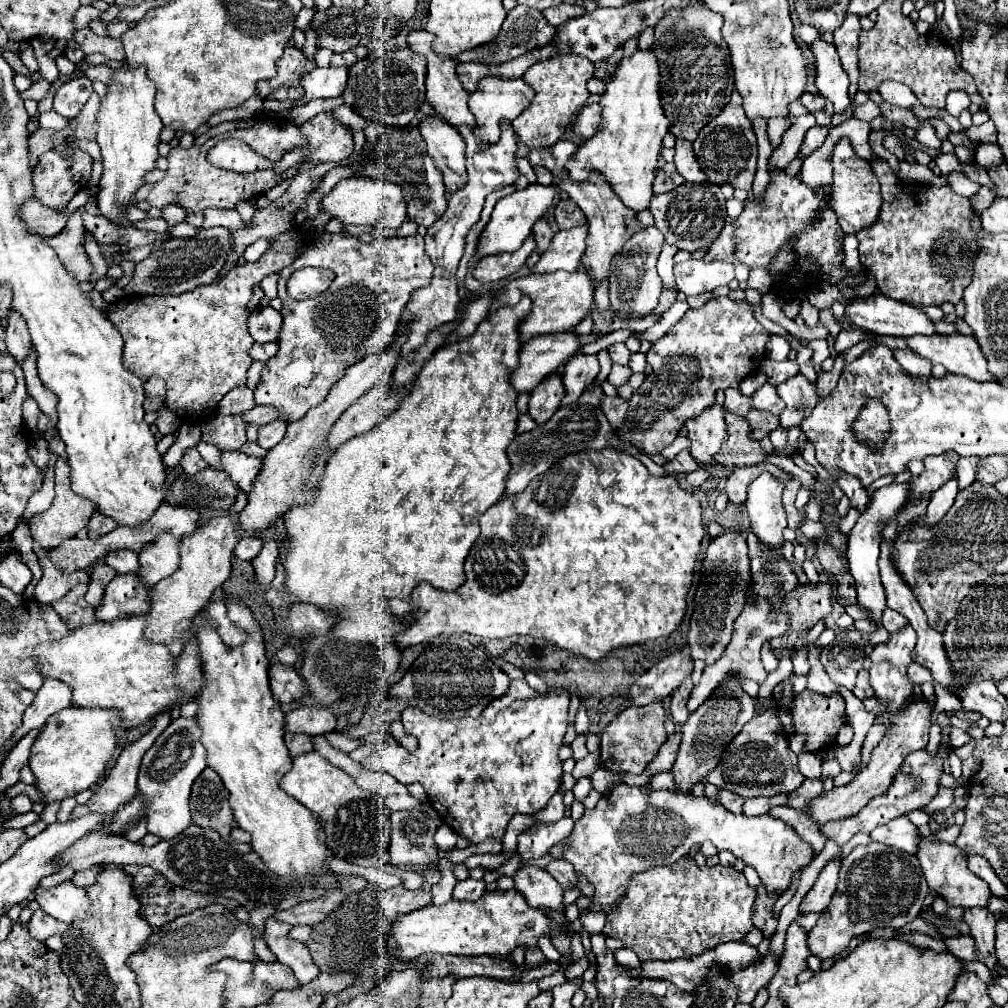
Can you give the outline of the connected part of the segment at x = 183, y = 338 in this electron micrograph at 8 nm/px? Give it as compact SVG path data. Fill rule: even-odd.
M293 227L275 239L271 239L271 247L261 255L255 263L245 263L241 267L233 267L225 277L217 283L197 287L183 295L147 295L147 297L123 297L117 305L111 307L107 317L123 335L123 365L139 379L143 377L163 377L167 383L167 399L165 407L171 409L177 417L207 417L215 413L219 401L235 387L245 387L247 383L247 369L251 367L253 359L249 355L251 345L255 339L251 337L247 323L249 311L247 305L253 299L253 287L261 283L265 275L279 273L283 267L291 265L303 251L307 249L307 235Z

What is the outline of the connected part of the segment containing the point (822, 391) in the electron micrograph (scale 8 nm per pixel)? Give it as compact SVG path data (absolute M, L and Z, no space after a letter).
M837 357L835 367L833 367L831 371L823 371L823 373L819 373L819 381L817 381L819 399L825 399L825 395L829 395L829 393L835 389L835 383L837 383L841 371L843 371L843 359Z

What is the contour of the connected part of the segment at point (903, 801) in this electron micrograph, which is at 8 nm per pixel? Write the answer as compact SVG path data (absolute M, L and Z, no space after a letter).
M951 725L941 727L941 745L939 745L937 755L929 755L925 749L907 755L905 765L911 767L911 773L907 773L907 775L899 773L897 779L893 781L893 785L889 787L889 791L887 791L885 795L879 795L879 797L871 799L871 801L859 811L859 815L855 815L855 817L851 817L851 819L839 819L839 821L827 823L827 825L823 827L823 833L825 833L829 839L833 839L835 843L845 845L845 843L847 843L855 833L859 833L859 831L869 833L873 827L883 825L883 823L887 823L887 821L893 819L893 817L905 815L905 813L911 811L911 809L921 809L921 807L925 807L925 805L937 795L937 791L939 791L939 777L941 777L941 773L943 773L943 761L945 761L947 755L949 755L949 733L951 733L951 729L953 729Z

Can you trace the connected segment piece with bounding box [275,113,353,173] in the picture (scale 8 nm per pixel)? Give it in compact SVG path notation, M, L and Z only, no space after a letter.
M319 113L307 123L301 125L305 135L305 143L299 149L291 149L283 155L283 159L275 164L275 169L284 173L299 161L327 163L327 161L343 161L353 153L353 137L351 129L337 123L329 113Z

